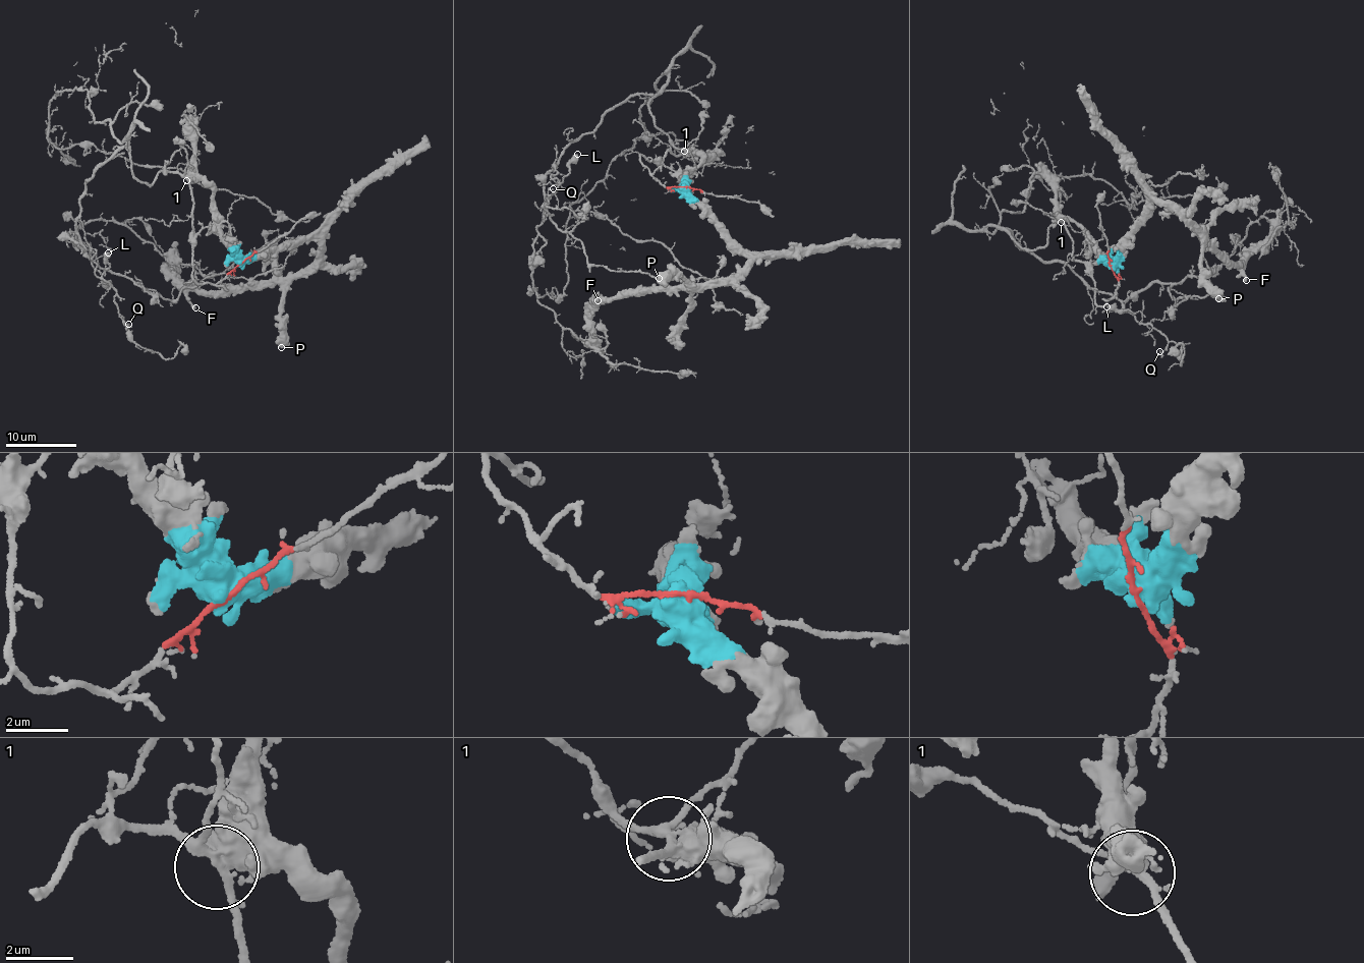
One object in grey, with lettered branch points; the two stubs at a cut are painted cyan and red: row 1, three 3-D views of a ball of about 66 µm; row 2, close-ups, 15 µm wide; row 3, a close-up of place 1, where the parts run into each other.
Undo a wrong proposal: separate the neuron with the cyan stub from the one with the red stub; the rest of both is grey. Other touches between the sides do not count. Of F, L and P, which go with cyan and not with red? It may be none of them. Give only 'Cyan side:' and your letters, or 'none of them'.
Cyan side: F, P

